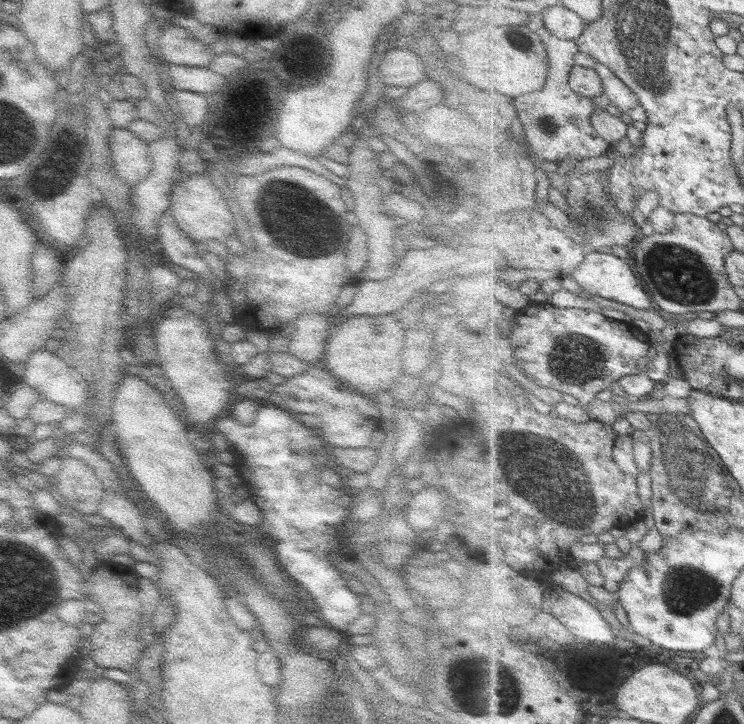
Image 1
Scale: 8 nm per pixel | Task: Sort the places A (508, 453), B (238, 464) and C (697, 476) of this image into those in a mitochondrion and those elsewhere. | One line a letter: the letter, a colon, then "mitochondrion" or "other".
A: mitochondrion
B: other
C: mitochondrion

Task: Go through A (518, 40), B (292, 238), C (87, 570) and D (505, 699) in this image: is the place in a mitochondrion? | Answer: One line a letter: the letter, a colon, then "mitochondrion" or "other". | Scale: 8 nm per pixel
A: mitochondrion
B: mitochondrion
C: other
D: mitochondrion

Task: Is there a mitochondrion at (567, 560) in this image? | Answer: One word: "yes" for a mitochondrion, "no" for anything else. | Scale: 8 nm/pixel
no

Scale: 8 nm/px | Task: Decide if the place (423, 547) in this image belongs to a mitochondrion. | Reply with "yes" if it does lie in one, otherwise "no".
no

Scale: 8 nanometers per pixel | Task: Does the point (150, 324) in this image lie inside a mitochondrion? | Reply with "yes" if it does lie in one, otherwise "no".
no

